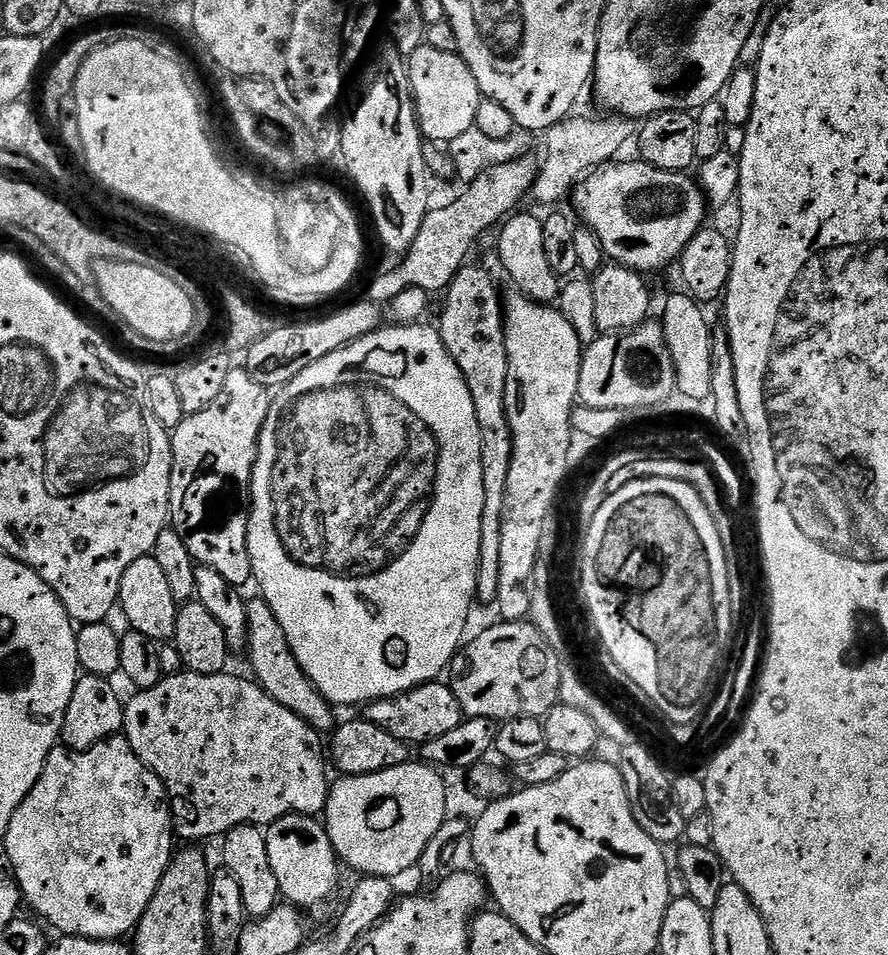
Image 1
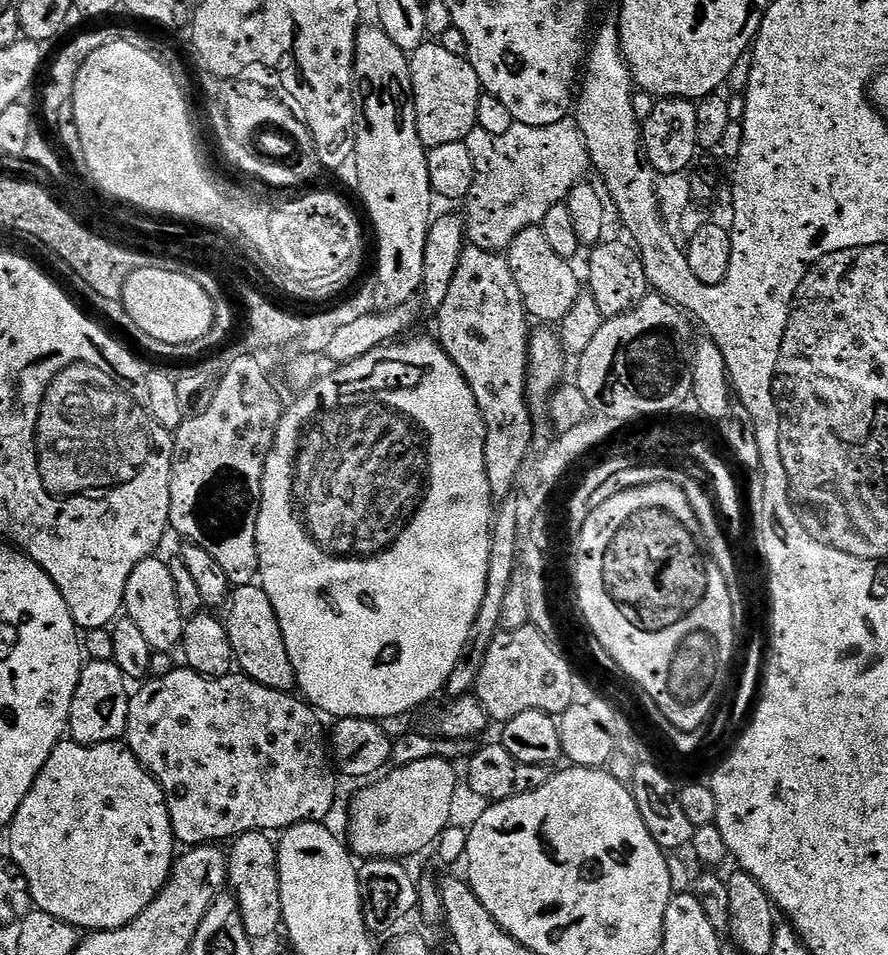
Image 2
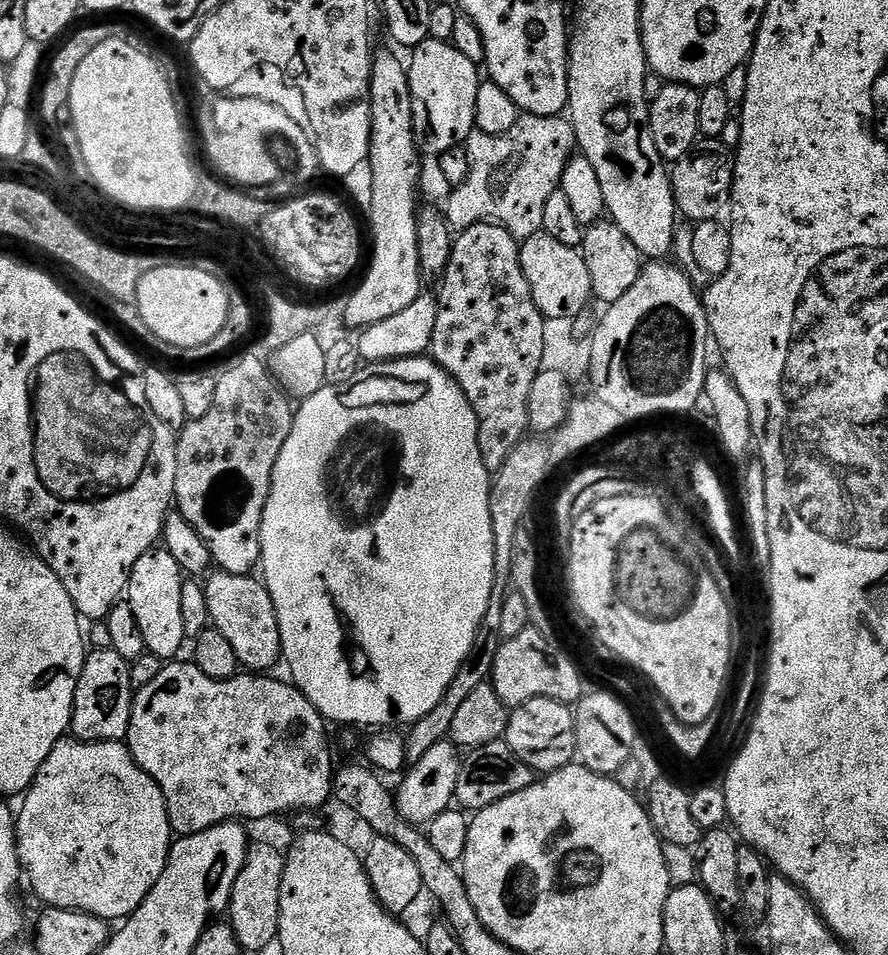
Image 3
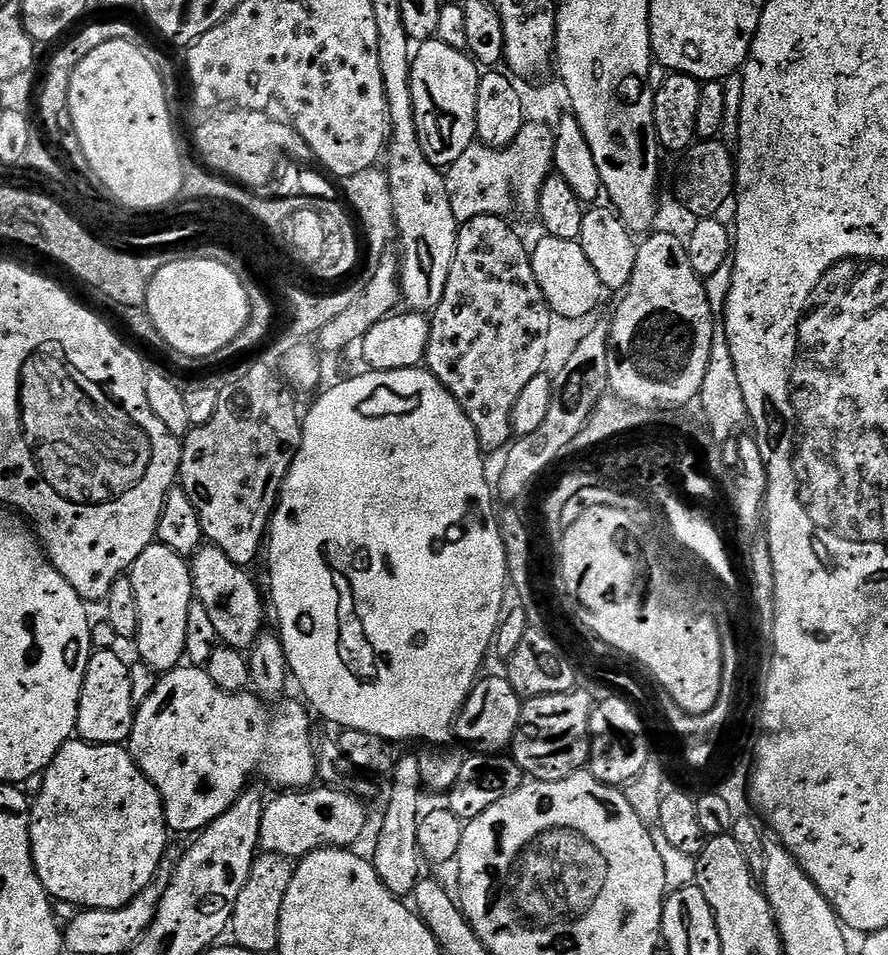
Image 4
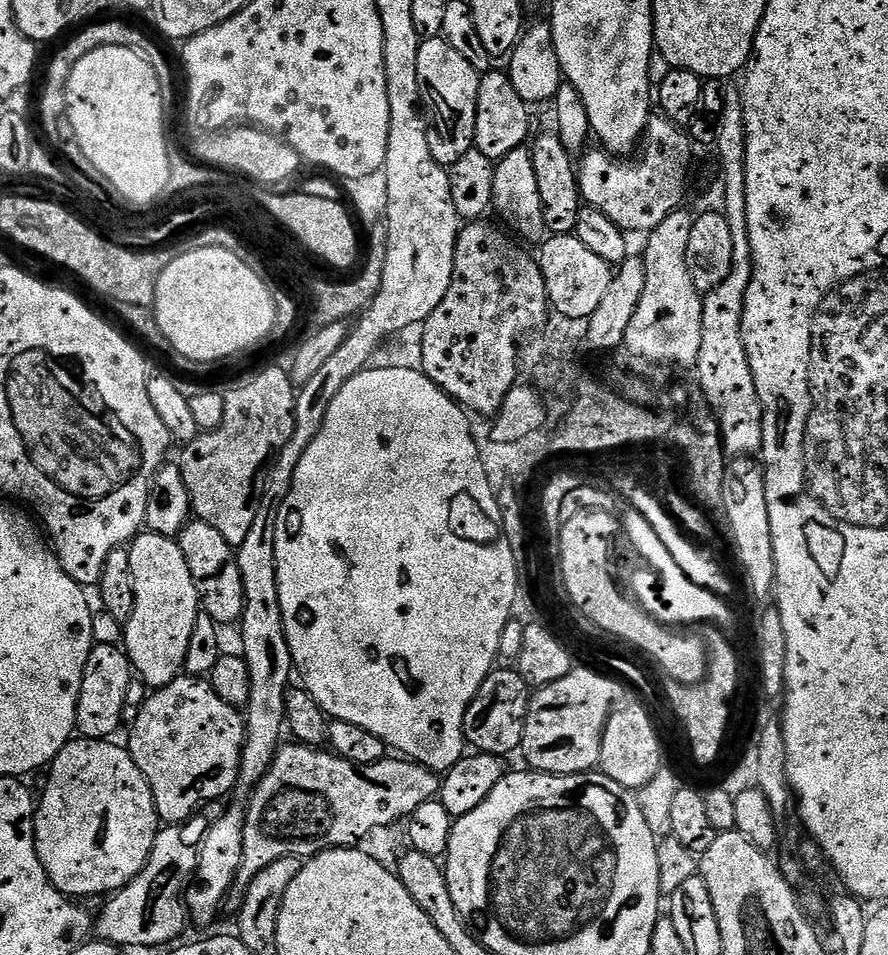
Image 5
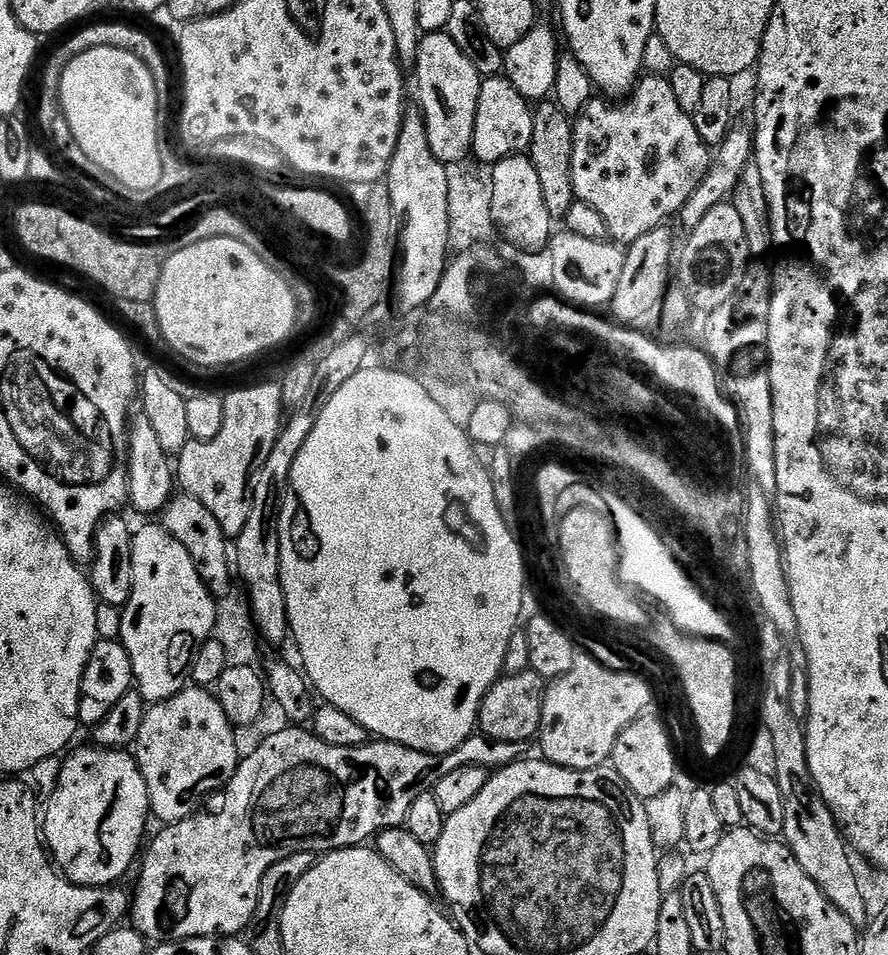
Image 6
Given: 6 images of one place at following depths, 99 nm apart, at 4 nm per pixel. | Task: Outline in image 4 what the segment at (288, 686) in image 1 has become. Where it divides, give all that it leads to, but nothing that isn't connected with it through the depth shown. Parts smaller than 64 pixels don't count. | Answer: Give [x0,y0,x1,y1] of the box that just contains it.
[190,543,266,648]

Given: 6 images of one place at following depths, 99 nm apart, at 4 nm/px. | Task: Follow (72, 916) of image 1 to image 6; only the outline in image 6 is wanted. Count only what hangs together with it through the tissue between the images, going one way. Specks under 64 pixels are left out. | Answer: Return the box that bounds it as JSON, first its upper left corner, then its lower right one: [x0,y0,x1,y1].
[42,747,150,888]

